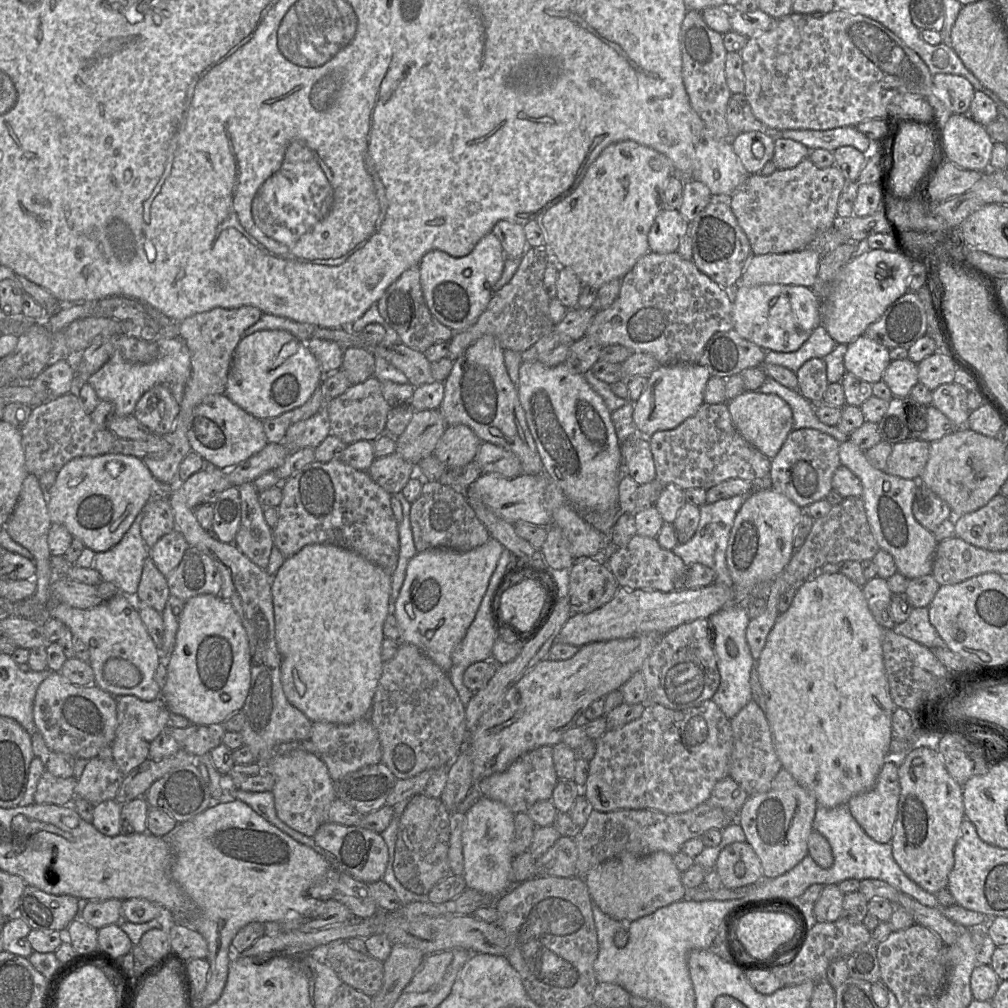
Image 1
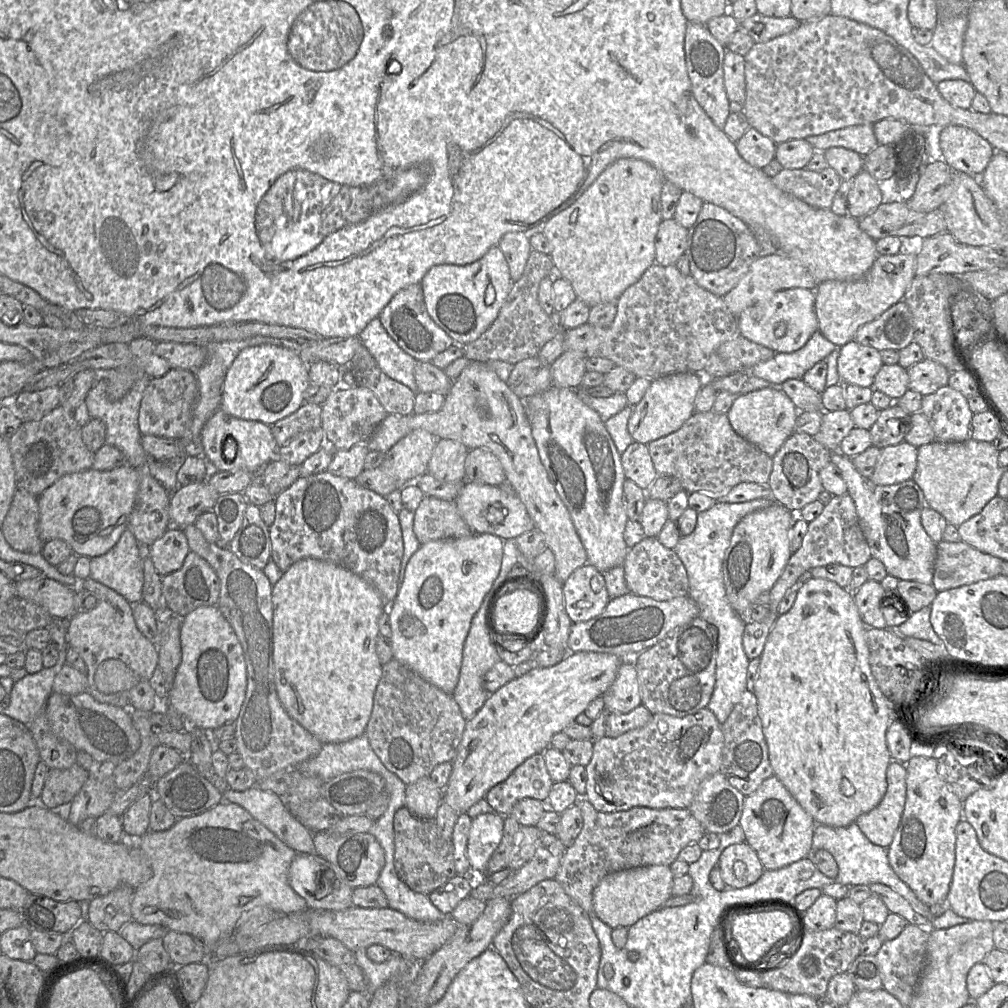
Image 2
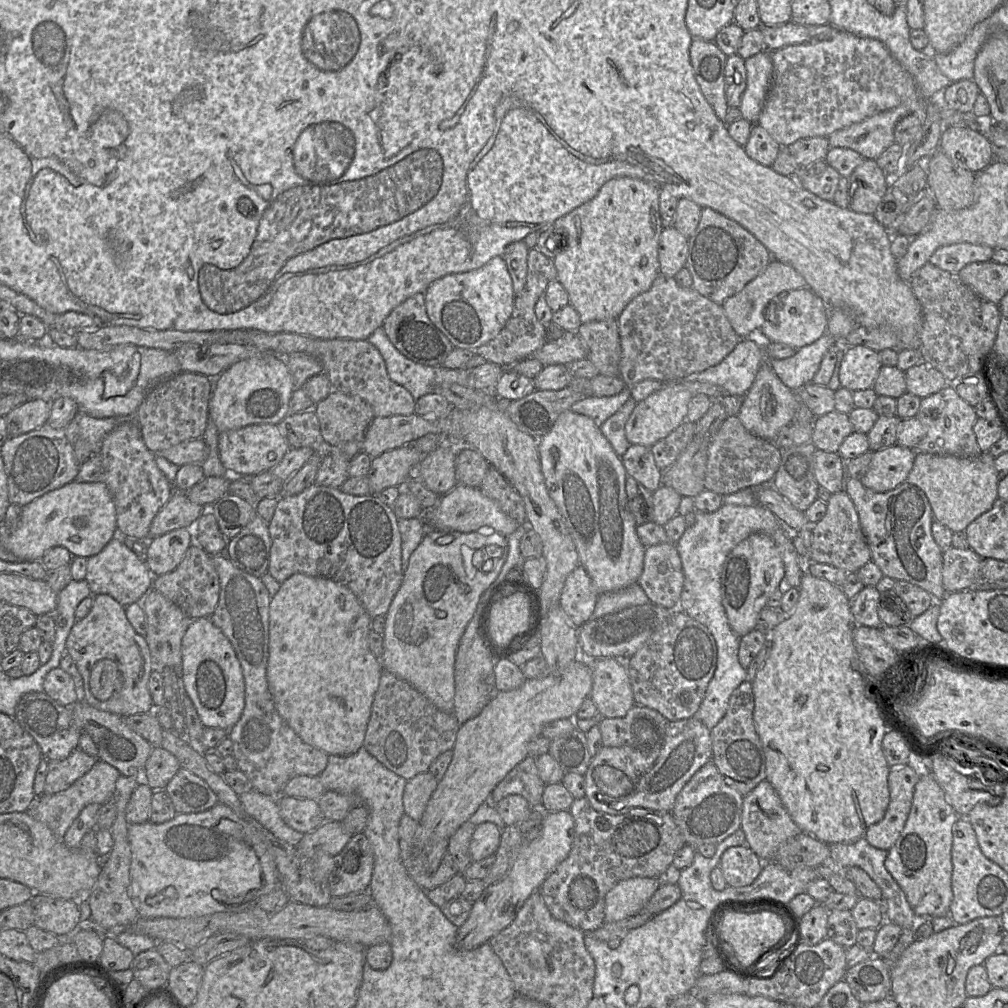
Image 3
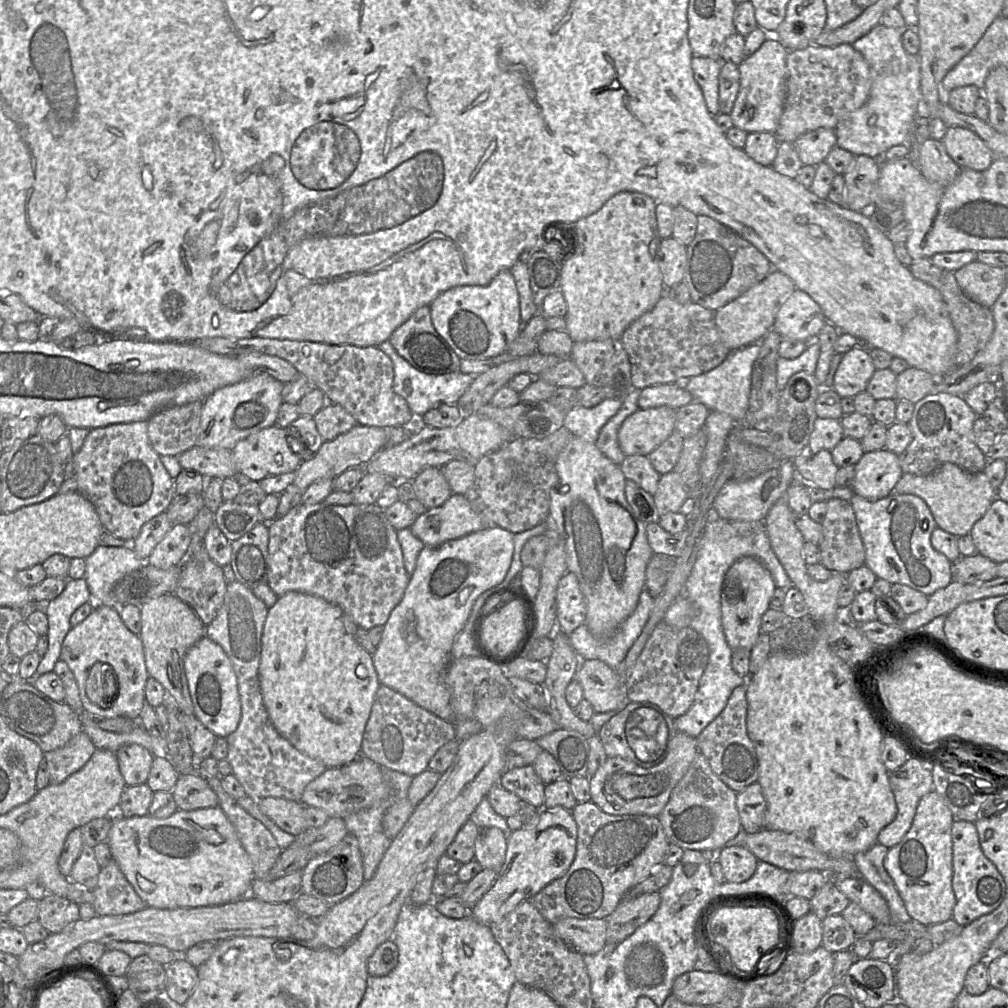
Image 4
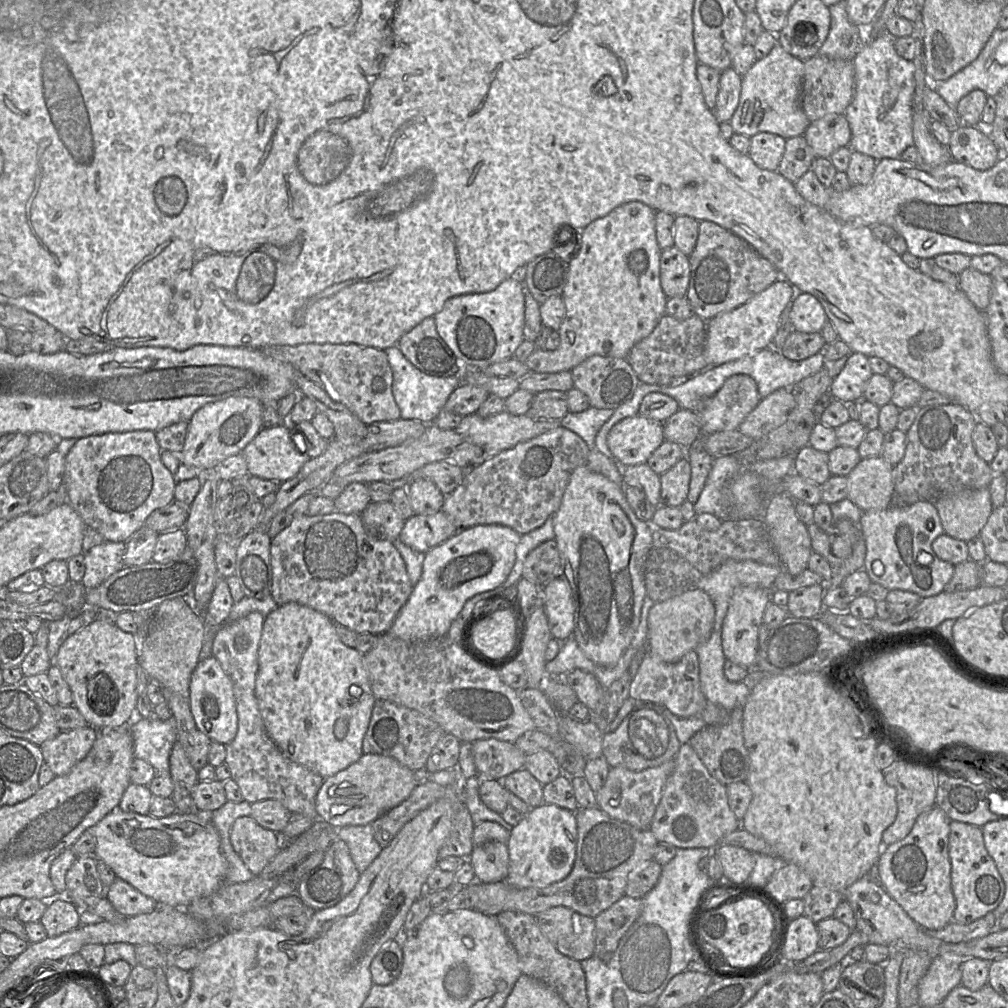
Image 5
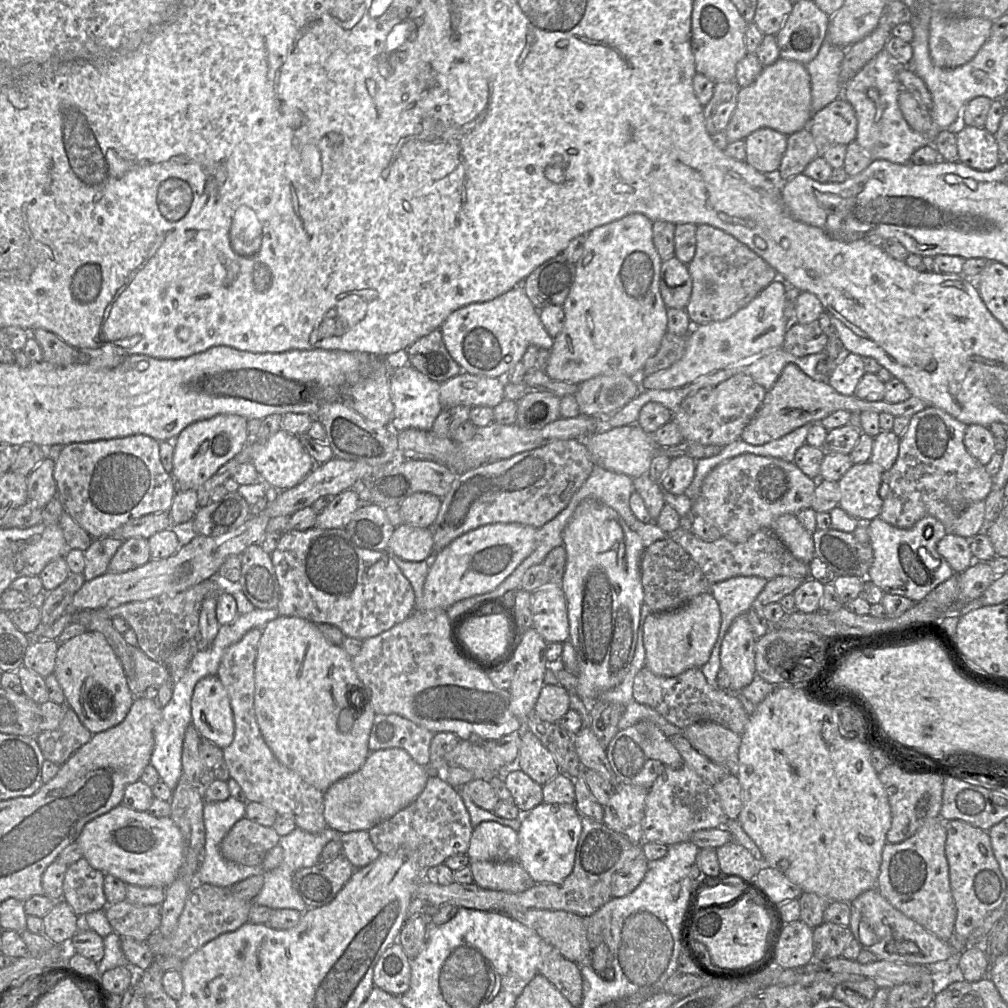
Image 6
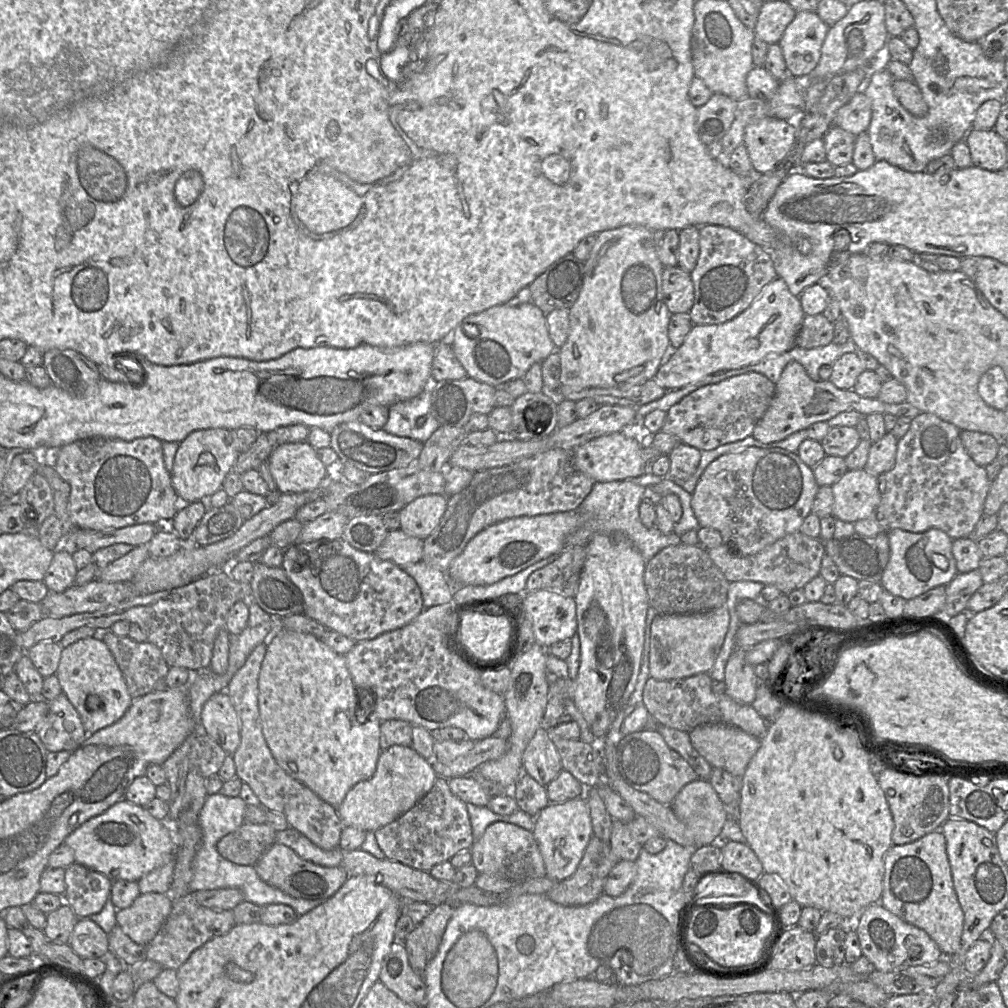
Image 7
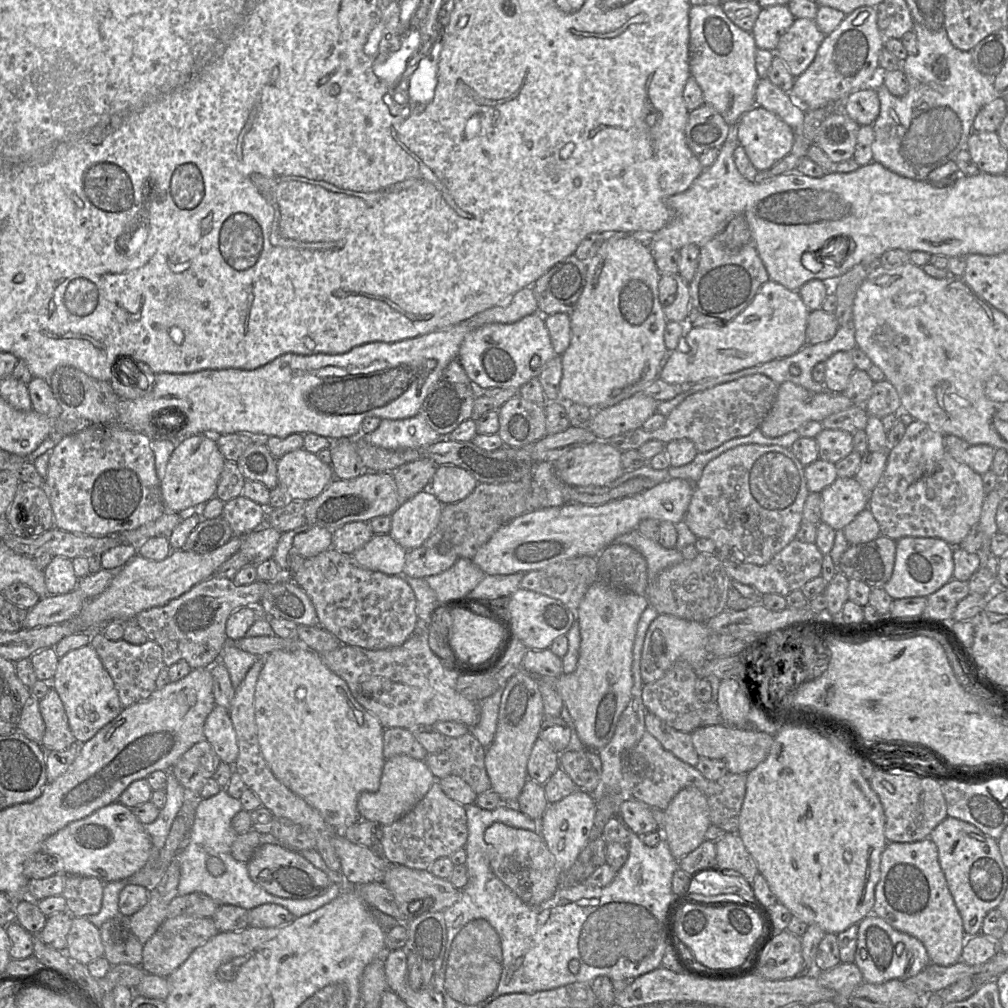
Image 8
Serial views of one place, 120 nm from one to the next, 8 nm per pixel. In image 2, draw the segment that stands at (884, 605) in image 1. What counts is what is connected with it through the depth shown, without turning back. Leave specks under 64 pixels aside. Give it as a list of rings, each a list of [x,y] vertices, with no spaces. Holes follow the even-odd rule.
[[[868,580],[854,593],[854,601],[866,627],[887,629],[882,603],[887,591],[879,582]]]

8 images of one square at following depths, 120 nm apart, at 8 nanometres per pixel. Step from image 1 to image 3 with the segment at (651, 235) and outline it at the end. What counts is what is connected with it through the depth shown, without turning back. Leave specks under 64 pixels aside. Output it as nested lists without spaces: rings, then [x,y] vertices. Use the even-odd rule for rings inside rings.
[[[674,226],[664,228],[658,243],[659,273],[674,277],[686,266],[688,239]]]

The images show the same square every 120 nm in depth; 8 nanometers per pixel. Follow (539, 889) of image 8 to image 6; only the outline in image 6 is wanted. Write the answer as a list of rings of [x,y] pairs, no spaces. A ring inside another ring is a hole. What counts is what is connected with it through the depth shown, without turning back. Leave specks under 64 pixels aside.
[[[483,821],[474,827],[467,856],[474,861],[518,861],[518,833],[495,821]]]

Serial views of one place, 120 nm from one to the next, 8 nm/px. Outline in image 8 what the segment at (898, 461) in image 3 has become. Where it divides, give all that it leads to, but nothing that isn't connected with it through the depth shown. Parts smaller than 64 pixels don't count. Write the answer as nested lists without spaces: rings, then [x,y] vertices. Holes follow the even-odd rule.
[[[838,477],[821,492],[821,522],[835,531],[844,529],[862,510],[869,508],[869,494],[855,477]]]

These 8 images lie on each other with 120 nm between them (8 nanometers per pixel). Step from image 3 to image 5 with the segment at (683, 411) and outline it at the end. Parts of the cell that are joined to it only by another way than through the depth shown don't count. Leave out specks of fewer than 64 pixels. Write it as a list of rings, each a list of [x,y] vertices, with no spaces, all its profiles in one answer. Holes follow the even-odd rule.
[[[637,414],[614,425],[607,436],[607,445],[614,460],[621,467],[647,463],[653,452],[665,441],[663,423]]]

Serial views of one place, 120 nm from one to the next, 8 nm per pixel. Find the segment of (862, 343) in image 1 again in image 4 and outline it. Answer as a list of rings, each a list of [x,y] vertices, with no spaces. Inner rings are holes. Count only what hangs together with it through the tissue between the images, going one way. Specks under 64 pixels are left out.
[[[854,347],[843,354],[834,375],[833,390],[841,397],[854,397],[866,391],[869,380],[876,371],[869,351]]]

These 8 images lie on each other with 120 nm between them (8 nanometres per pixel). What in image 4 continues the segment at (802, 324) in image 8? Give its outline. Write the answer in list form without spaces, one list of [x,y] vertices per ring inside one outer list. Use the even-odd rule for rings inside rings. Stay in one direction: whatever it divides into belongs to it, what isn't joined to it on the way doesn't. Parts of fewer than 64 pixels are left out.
[[[773,269],[761,282],[715,311],[715,322],[725,346],[736,350],[760,342],[772,330],[778,310],[795,289],[787,275]]]

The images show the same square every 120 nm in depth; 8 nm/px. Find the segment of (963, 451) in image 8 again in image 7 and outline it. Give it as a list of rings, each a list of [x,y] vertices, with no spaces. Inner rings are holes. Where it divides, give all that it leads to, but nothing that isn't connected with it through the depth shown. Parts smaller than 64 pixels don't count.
[[[962,430],[960,438],[966,452],[977,465],[986,467],[997,458],[1001,441],[991,434]]]

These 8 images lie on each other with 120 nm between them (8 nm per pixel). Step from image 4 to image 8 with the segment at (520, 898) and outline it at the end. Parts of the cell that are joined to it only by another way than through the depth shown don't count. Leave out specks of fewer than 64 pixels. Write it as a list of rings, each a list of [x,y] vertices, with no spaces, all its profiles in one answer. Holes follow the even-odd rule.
[[[577,789],[560,801],[549,804],[541,817],[541,836],[562,873],[573,866],[582,849],[592,838],[595,815],[596,801],[593,796],[589,792]]]

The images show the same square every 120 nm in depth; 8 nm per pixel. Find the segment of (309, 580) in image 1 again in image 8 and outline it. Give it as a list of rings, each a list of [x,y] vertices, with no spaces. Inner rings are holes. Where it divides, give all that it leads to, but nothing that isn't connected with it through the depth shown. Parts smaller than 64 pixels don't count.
[[[311,649],[275,650],[267,654],[256,683],[254,714],[262,755],[276,778],[316,809],[337,831],[359,821],[359,795],[376,792],[380,786],[386,760],[383,755],[385,729],[355,700],[347,683],[322,662],[320,655]]]

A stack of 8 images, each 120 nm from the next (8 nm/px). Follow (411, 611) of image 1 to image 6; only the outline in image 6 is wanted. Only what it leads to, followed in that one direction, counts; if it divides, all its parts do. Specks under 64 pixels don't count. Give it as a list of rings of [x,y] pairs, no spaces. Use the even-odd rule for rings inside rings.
[[[493,523],[457,537],[430,560],[423,596],[415,609],[446,610],[460,600],[494,590],[534,551],[537,530],[518,523]]]

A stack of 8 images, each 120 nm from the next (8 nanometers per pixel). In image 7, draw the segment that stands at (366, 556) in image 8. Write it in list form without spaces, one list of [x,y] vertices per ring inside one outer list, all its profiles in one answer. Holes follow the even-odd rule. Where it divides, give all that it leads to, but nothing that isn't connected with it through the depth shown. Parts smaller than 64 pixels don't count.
[[[401,529],[391,530],[374,554],[379,559],[391,561],[399,567],[414,564],[422,560],[423,540],[407,535]]]

